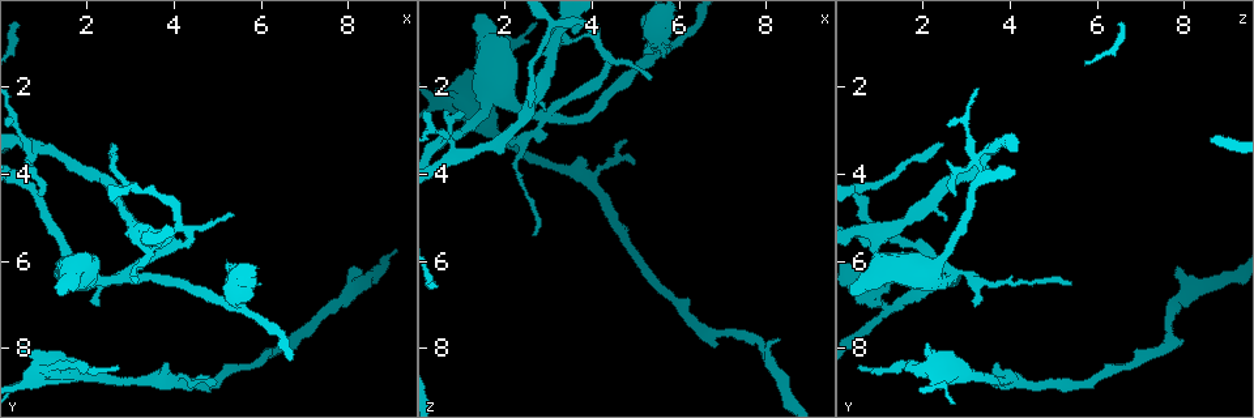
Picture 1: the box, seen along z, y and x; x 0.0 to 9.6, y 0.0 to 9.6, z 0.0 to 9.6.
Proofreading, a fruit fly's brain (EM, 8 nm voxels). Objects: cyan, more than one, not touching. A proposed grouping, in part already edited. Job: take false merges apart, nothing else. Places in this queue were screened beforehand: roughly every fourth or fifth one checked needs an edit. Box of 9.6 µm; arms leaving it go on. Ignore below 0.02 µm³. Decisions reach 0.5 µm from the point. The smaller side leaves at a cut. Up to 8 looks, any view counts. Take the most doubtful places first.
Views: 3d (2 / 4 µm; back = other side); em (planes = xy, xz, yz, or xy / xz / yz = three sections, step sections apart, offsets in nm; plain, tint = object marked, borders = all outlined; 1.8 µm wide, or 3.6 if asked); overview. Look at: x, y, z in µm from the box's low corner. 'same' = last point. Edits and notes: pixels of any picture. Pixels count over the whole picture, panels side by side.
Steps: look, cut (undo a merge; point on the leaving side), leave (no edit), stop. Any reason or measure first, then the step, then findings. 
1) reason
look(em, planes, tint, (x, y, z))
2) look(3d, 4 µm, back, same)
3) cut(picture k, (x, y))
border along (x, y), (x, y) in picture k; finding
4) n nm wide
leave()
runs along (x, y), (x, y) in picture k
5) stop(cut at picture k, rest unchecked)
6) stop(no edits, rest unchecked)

three arms meet
look(3d, 2 µm, (4.20, 5.25, 1.15))

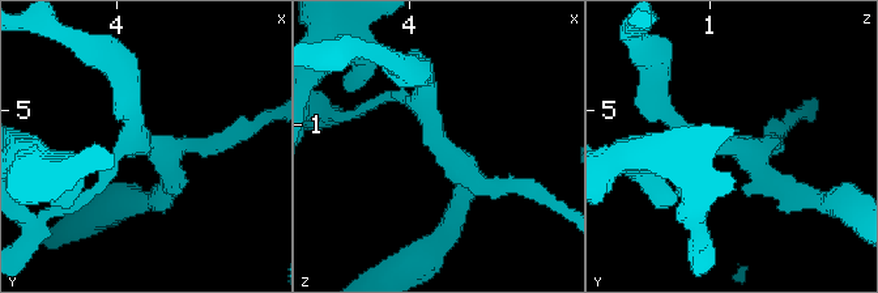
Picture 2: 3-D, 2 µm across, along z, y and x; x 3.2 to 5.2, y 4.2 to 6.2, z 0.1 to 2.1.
need the tissue
look(em, yz, step 4, tint, (4.24, 5.24, 1.18))

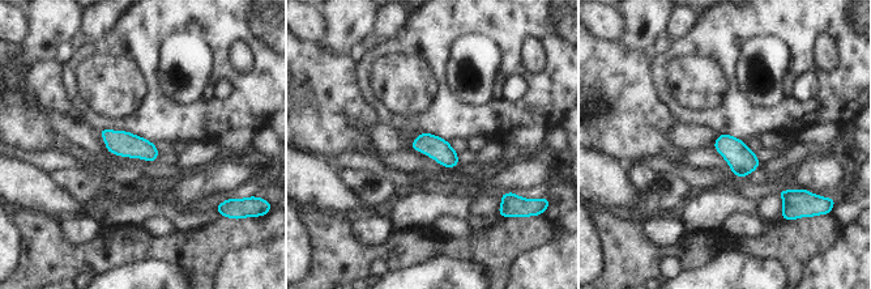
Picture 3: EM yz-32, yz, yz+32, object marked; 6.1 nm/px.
140 nm wide
leave()
one neuron here

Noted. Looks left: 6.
four arms meet
look(em, planes, plain, (0.75, 3.50, 3.45))

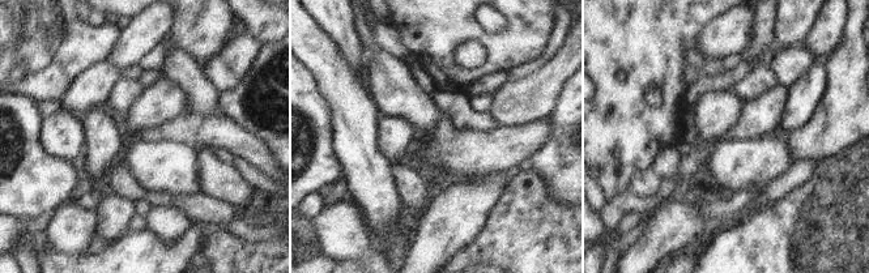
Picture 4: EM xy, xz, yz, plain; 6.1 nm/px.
what lies round it
look(em, planes, borders, same)

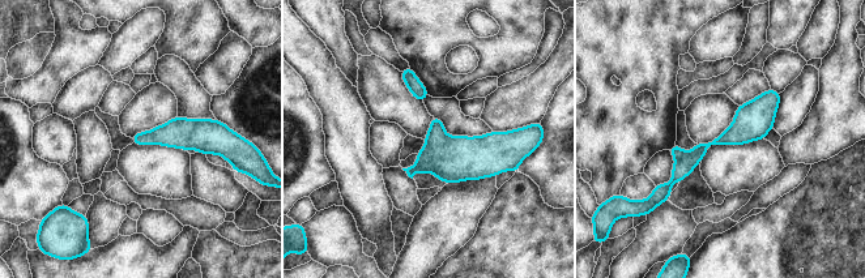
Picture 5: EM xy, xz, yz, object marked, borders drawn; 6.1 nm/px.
cut(picture 5, (684, 166))
a second neuron is stuck on

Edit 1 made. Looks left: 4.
see it whole again
look(overview)

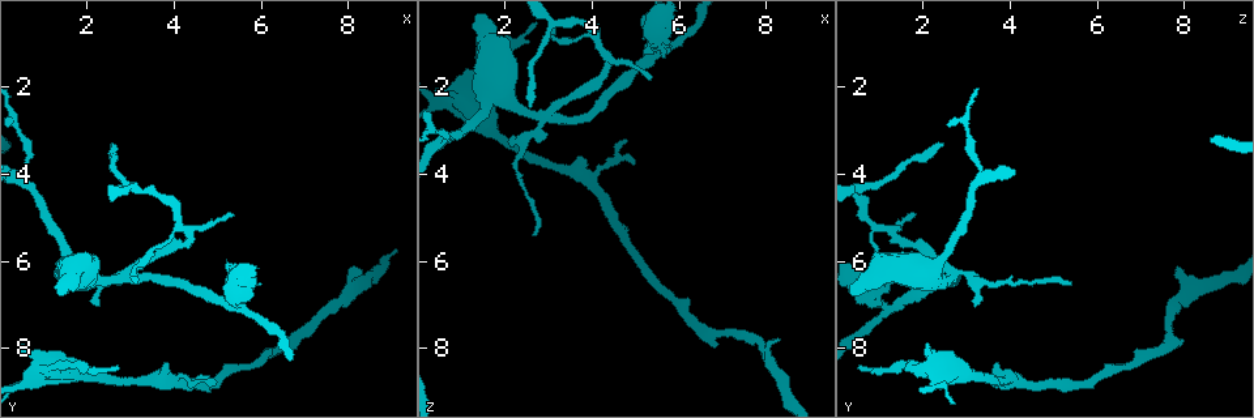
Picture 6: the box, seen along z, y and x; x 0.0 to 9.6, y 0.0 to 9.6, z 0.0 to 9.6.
sharp bend
look(em, xz, step 16, tint, (2.95, 6.30, 2.70))

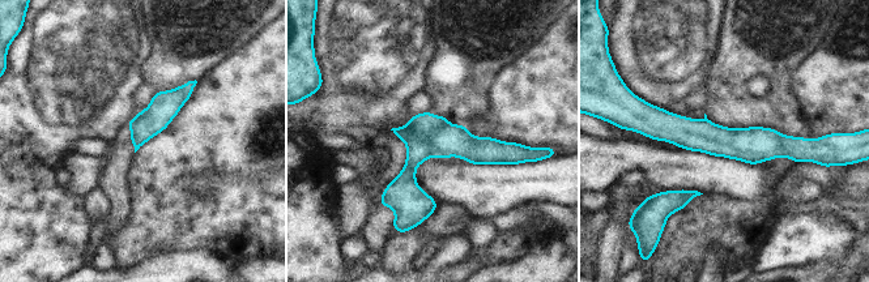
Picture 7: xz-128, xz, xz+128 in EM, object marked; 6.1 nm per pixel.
cut(picture 7, (417, 149))
border along (446, 123), (426, 137), (431, 156) in picture 7; two neurons meet here

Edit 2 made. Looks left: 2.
stop(cut at picture 5, cut at picture 7, rest unchecked)

